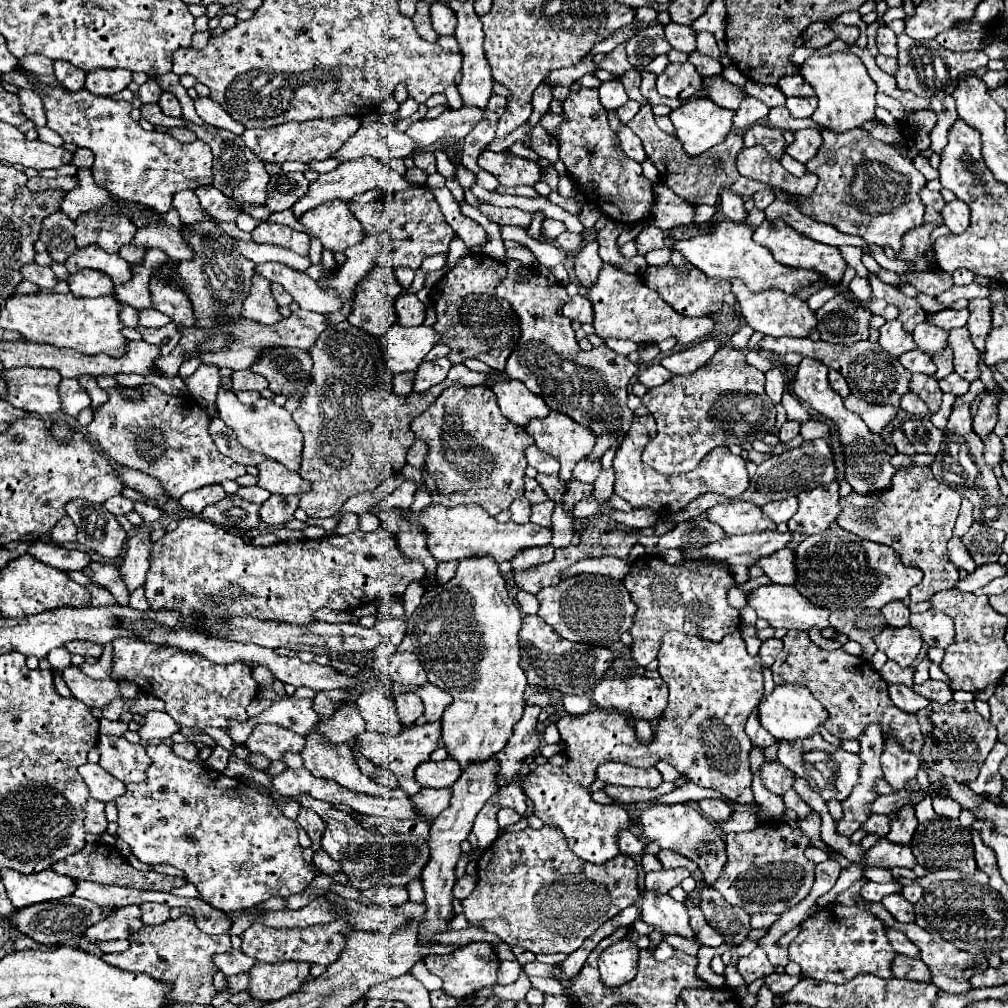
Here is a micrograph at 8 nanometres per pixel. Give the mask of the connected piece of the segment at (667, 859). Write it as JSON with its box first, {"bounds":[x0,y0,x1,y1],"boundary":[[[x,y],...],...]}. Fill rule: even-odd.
{"bounds":[657,850,697,872],"boundary":[[[659,850],[657,858],[661,860],[663,868],[677,868],[677,866],[683,866],[683,868],[687,868],[689,872],[695,872],[695,870],[697,870],[695,862],[683,858],[681,854],[677,854],[677,852],[673,852],[673,850]]]}

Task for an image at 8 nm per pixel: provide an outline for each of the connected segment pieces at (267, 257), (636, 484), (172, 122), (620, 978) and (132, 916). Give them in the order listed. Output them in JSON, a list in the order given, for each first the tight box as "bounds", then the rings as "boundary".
[{"bounds":[233,240,311,272],"boundary":[[[233,240],[237,250],[241,250],[241,254],[245,258],[251,258],[255,264],[261,262],[281,262],[285,266],[293,266],[299,272],[305,272],[311,262],[309,258],[303,258],[291,250],[283,250],[281,246],[271,246],[271,244],[255,244],[255,242],[243,242],[243,240]]]},{"bounds":[613,414,749,516],"boundary":[[[651,414],[635,418],[631,430],[625,434],[623,444],[617,448],[617,454],[613,458],[615,494],[631,502],[633,508],[651,508],[653,512],[663,512],[665,516],[669,516],[669,514],[677,514],[679,510],[683,510],[691,500],[695,500],[701,494],[713,492],[713,494],[721,494],[727,498],[737,498],[747,490],[749,476],[747,476],[745,460],[741,456],[731,454],[727,446],[713,448],[693,472],[681,474],[673,480],[665,480],[663,474],[655,474],[655,470],[647,470],[647,466],[639,462],[639,456],[643,448],[655,438],[655,432],[657,432],[657,422]]]},{"bounds":[141,102,183,128],"boundary":[[[149,102],[149,104],[141,104],[141,116],[155,124],[155,126],[165,126],[165,128],[173,128],[173,126],[183,126],[183,122],[179,118],[169,118],[169,116],[163,116],[159,104],[155,102]]]},{"bounds":[599,940,639,988],"boundary":[[[621,940],[603,950],[599,958],[601,982],[609,988],[619,988],[625,982],[633,980],[637,974],[639,948],[627,940]]]},{"bounds":[87,906,143,942],"boundary":[[[125,906],[115,910],[111,916],[107,916],[107,920],[91,926],[91,930],[87,930],[87,940],[95,942],[95,940],[107,940],[107,938],[117,938],[117,940],[129,938],[129,934],[141,928],[143,928],[141,908]]]}]

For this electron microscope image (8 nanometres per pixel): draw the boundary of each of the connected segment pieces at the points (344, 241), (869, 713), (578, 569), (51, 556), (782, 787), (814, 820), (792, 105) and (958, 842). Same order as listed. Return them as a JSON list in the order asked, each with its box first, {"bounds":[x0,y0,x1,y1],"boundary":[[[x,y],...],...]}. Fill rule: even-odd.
[{"bounds":[299,202,363,254],"boundary":[[[327,202],[327,206],[319,206],[311,210],[311,214],[303,214],[299,222],[309,236],[319,238],[323,248],[333,254],[345,252],[363,240],[363,228],[359,226],[359,220],[349,214],[347,202]]]},{"bounds":[771,630,923,758],"boundary":[[[789,630],[783,636],[783,650],[775,658],[771,670],[775,684],[801,684],[811,690],[811,694],[829,712],[829,722],[825,728],[839,740],[859,740],[863,730],[877,722],[883,728],[885,740],[895,740],[903,750],[909,750],[921,758],[923,734],[915,714],[907,714],[891,702],[887,682],[867,660],[851,656],[843,650],[823,650],[811,642],[807,632]]]},{"bounds":[563,556,629,580],"boundary":[[[603,556],[603,558],[585,558],[567,568],[563,573],[563,579],[576,576],[577,574],[601,574],[613,580],[623,580],[629,570],[629,560]]]},{"bounds":[27,542,91,570],"boundary":[[[33,542],[33,546],[27,550],[31,556],[35,556],[37,560],[59,568],[59,570],[83,570],[87,564],[91,564],[91,554],[83,552],[79,548],[71,548],[67,550],[65,546],[57,546],[57,544],[45,544],[45,542]]]},{"bounds":[759,760,793,794],"boundary":[[[765,760],[759,768],[759,776],[763,786],[773,792],[773,794],[783,794],[787,790],[791,790],[791,782],[793,782],[793,774],[791,770],[787,770],[783,764],[779,764],[777,760]]]},{"bounds":[799,810,838,854],"boundary":[[[814,810],[811,811],[809,816],[807,816],[807,820],[799,820],[799,828],[803,830],[803,834],[807,834],[807,836],[809,836],[809,840],[811,840],[811,844],[813,844],[813,846],[821,848],[821,850],[823,850],[823,852],[827,852],[827,854],[838,854],[838,852],[831,849],[827,844],[823,844],[823,842],[821,842],[820,827],[821,818],[819,818],[819,814]]]},{"bounds":[785,98,817,118],"boundary":[[[787,98],[785,106],[793,118],[809,118],[817,108],[817,98]]]},{"bounds":[911,816,977,874],"boundary":[[[935,816],[933,820],[921,822],[917,826],[915,834],[913,834],[911,848],[913,848],[913,854],[915,854],[917,862],[923,864],[925,868],[929,868],[931,872],[951,870],[951,868],[955,868],[963,874],[975,874],[977,872],[977,864],[975,864],[975,858],[973,858],[971,834],[969,834],[967,828],[961,828],[959,820]]]}]

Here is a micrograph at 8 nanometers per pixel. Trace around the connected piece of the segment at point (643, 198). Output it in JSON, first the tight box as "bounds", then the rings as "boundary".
{"bounds":[559,88,653,222],"boundary":[[[581,88],[571,92],[563,102],[563,110],[567,114],[567,126],[559,130],[559,158],[571,172],[571,178],[577,186],[585,186],[587,182],[597,184],[597,202],[603,214],[617,222],[637,222],[645,220],[651,214],[653,190],[651,182],[641,176],[641,164],[627,158],[619,148],[617,134],[609,128],[607,112],[599,102],[597,88]]]}

